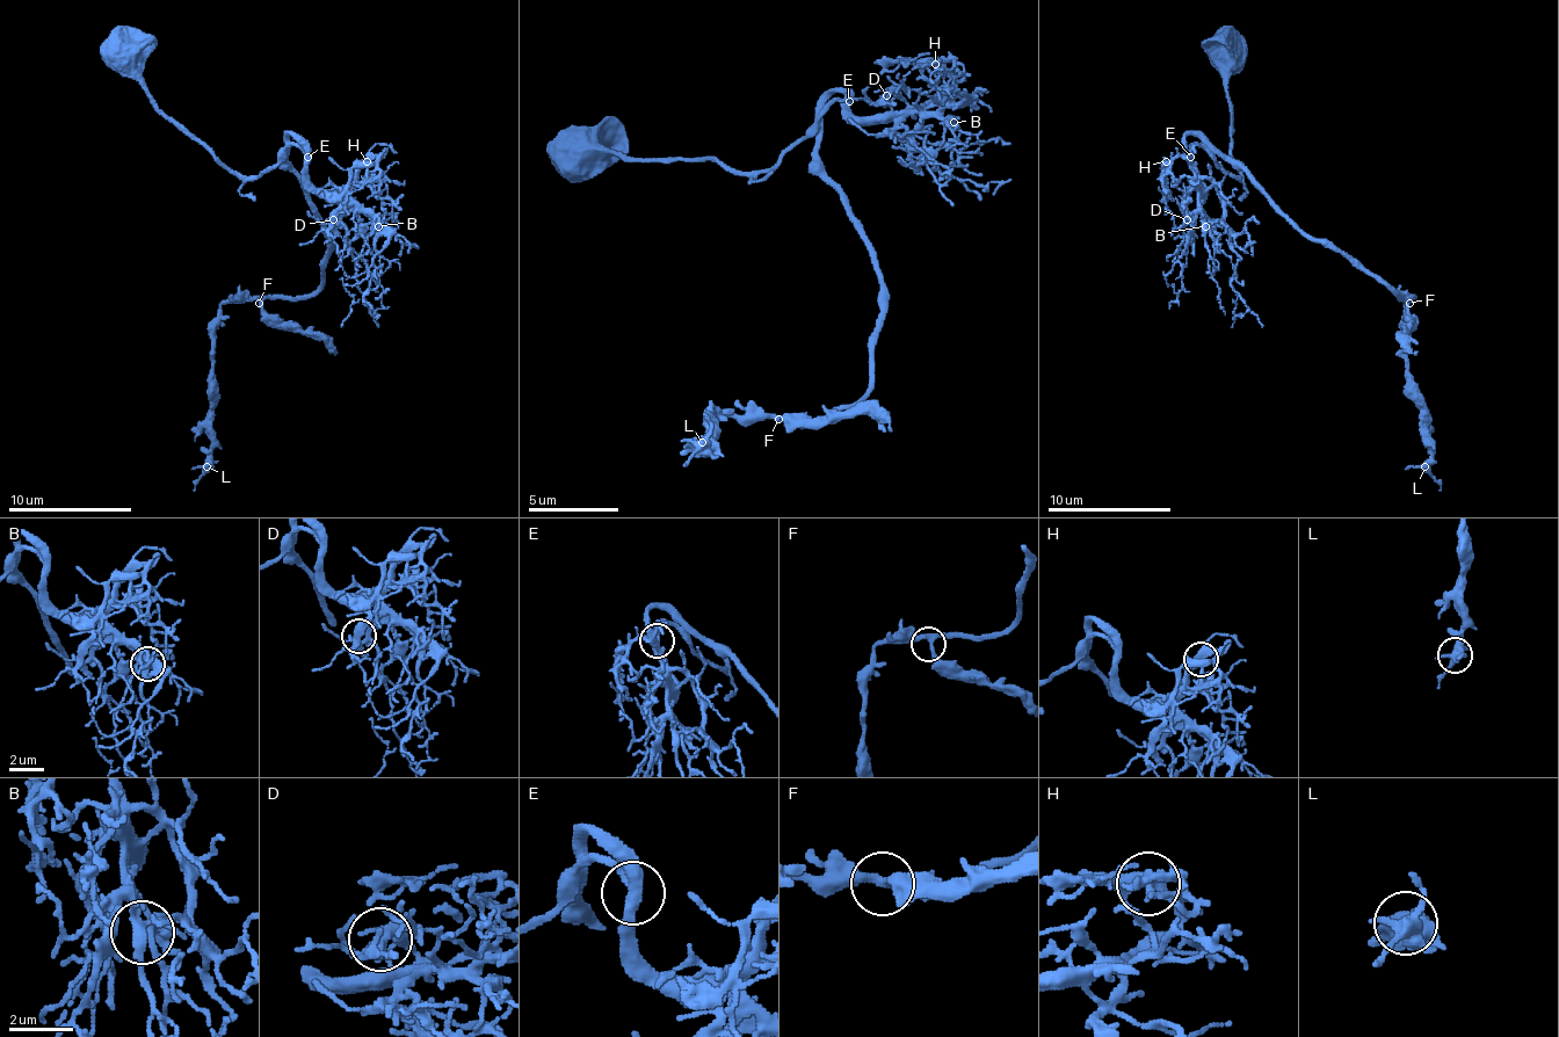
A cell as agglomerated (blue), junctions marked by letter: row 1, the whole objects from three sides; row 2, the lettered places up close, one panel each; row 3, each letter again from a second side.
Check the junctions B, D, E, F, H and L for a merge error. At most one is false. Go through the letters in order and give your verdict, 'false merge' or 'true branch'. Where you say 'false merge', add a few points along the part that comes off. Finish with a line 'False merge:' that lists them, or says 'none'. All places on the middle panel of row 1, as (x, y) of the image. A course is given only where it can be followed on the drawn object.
B: true branch
D: true branch
E: true branch
F: true branch
H: true branch
L: true branch
False merge: none

